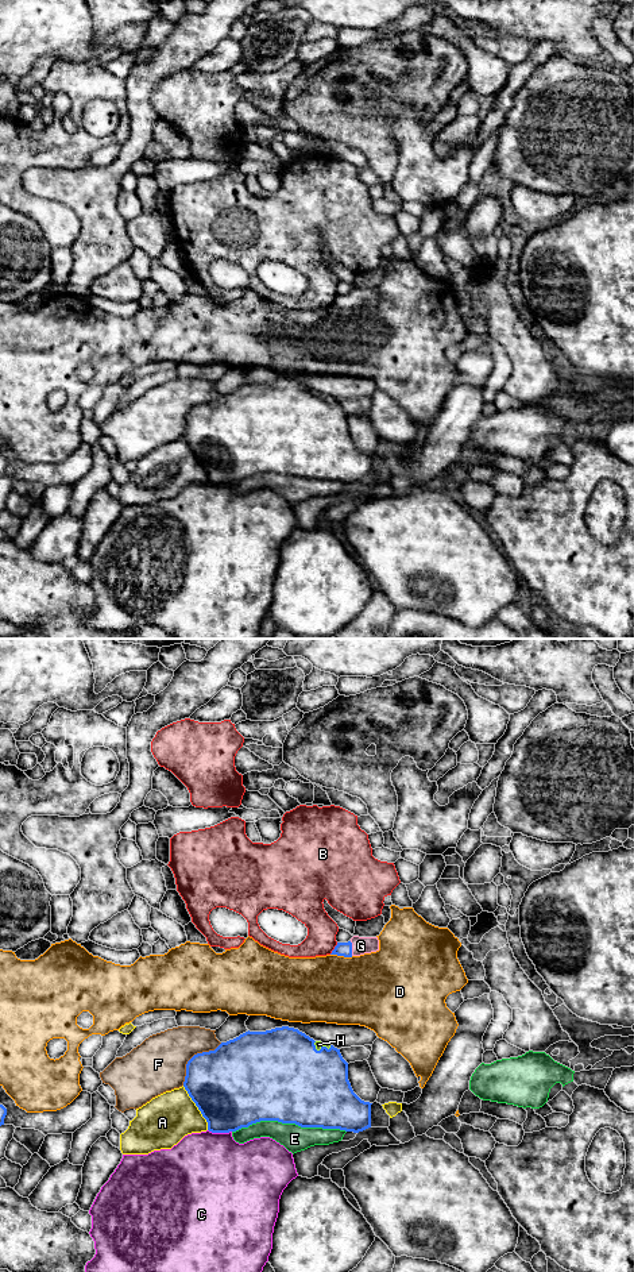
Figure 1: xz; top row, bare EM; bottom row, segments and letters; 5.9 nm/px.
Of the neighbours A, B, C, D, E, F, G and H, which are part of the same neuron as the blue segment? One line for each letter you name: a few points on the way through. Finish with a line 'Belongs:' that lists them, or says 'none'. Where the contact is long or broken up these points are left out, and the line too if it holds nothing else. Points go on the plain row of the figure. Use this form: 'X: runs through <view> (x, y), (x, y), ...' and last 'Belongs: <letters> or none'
G: runs through xz (344, 301), (351, 300), (360, 297)
H: runs through xz (304, 438), (317, 421), (321, 400), (319, 396)
Belongs: G, H

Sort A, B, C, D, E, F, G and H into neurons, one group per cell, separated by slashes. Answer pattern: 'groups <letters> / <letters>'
groups A / B / C / D / E / F / G H

